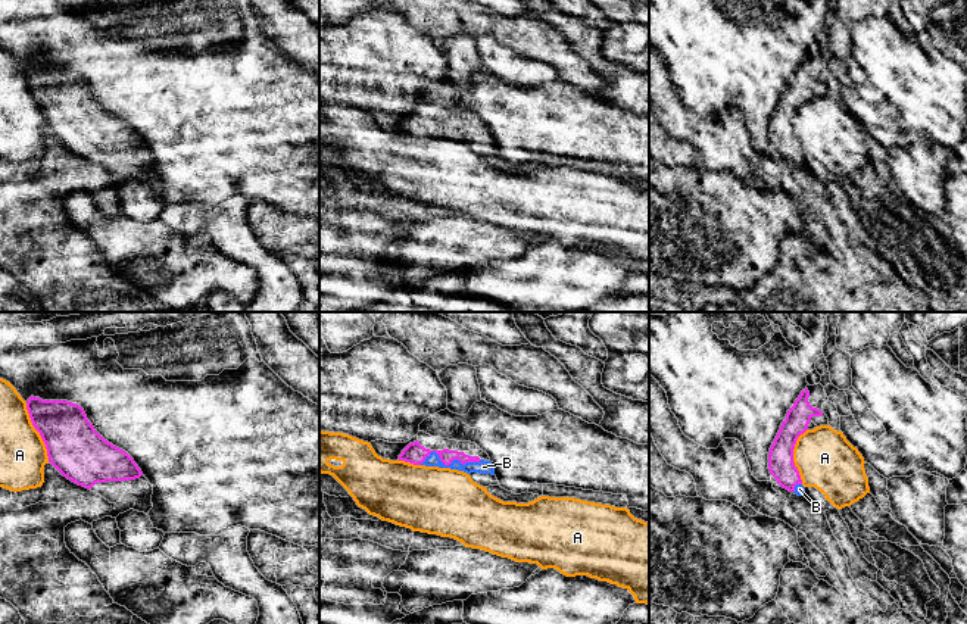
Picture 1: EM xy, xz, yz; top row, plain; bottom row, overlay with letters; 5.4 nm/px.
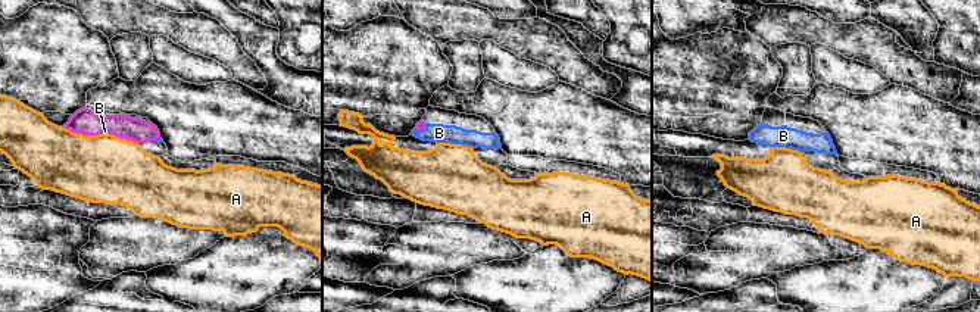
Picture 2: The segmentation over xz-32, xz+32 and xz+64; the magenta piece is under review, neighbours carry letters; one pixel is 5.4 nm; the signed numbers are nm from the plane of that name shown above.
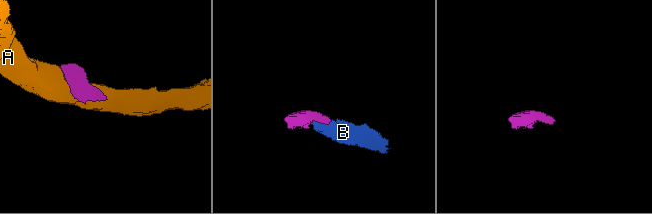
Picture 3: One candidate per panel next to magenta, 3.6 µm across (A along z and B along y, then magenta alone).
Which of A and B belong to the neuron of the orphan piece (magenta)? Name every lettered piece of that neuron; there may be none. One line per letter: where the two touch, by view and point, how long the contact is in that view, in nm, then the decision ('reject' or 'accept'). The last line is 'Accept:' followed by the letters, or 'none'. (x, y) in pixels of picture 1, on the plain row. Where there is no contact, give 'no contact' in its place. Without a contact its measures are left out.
A: contact xy (37, 100); length 360 nm; reject
B: contact xz (449, 134); length 360 nm; accept
Accept: B

